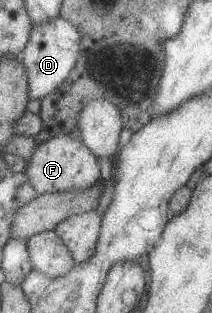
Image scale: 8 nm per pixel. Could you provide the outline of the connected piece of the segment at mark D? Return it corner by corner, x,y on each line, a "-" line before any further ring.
57,18
49,24
34,24
30,43
21,57
30,80
30,98
43,101
68,80
79,62
83,36
79,28
65,18

